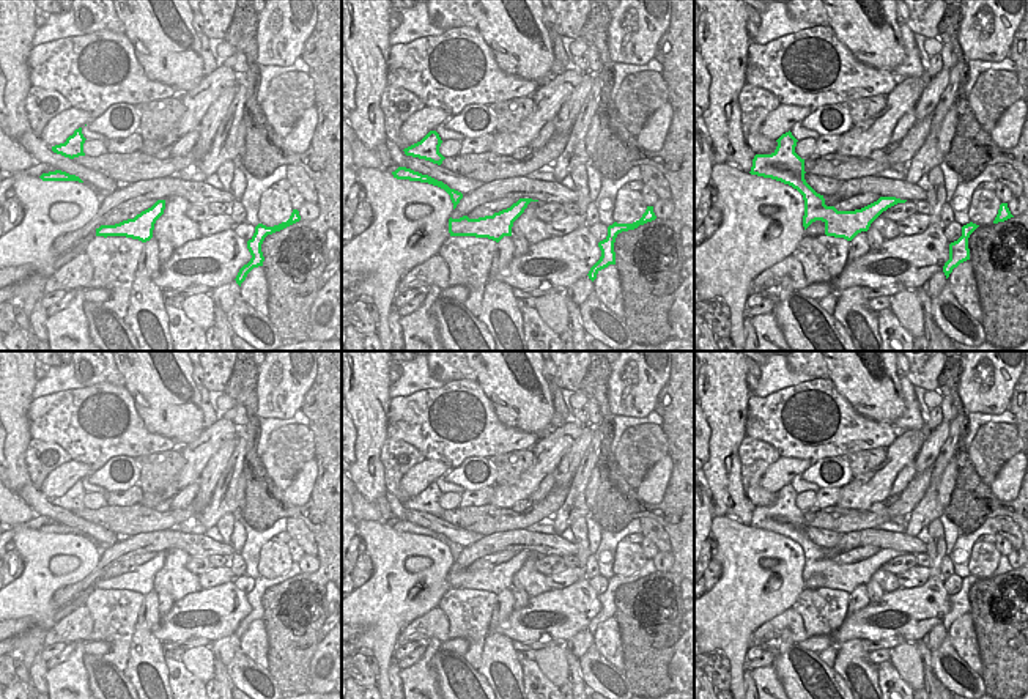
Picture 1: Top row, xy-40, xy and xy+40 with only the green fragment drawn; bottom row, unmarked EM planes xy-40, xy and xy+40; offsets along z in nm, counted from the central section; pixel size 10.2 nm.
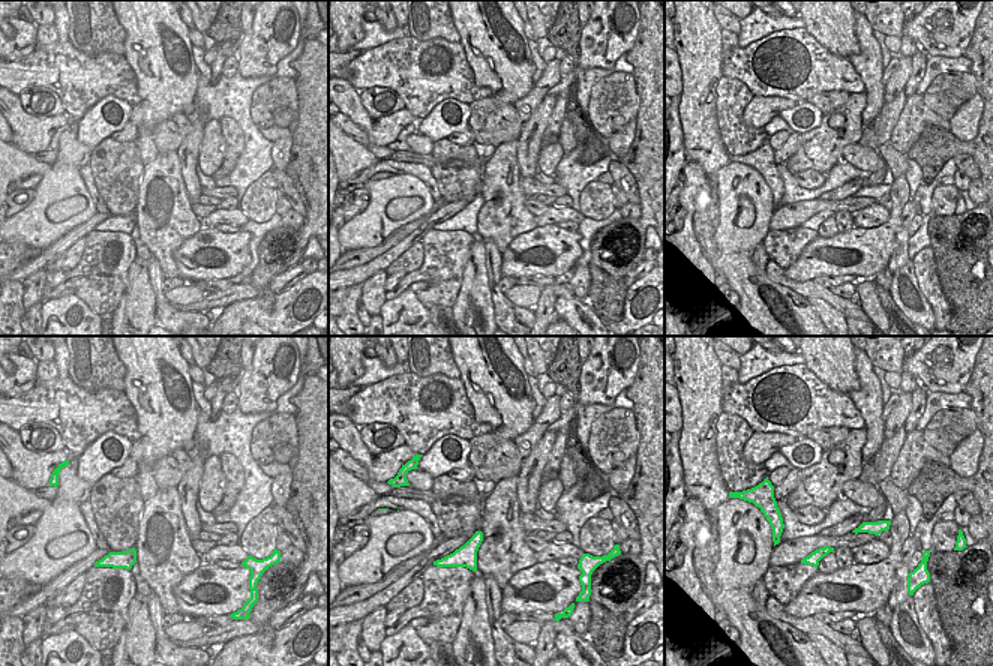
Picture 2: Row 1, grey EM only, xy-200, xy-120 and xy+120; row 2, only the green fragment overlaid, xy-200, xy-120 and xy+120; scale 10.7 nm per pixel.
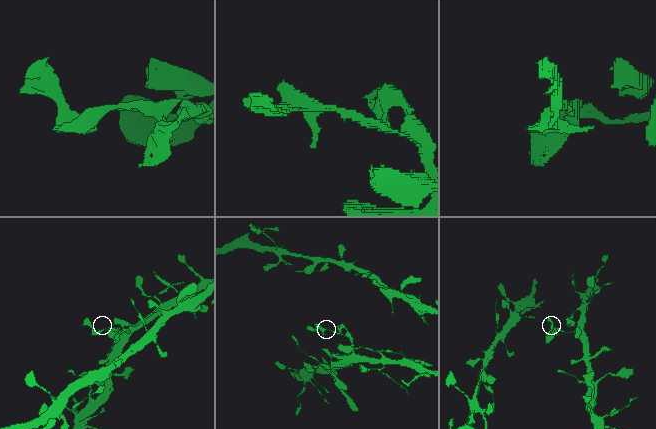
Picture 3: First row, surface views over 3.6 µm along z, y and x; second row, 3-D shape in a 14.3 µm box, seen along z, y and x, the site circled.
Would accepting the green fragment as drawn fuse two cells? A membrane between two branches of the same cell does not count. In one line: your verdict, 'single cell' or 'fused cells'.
single cell

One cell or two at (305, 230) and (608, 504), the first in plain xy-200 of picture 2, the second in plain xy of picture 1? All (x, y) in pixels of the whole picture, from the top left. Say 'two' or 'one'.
one

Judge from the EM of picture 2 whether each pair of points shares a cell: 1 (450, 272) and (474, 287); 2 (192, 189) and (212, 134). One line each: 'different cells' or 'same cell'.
1: different cells
2: different cells

